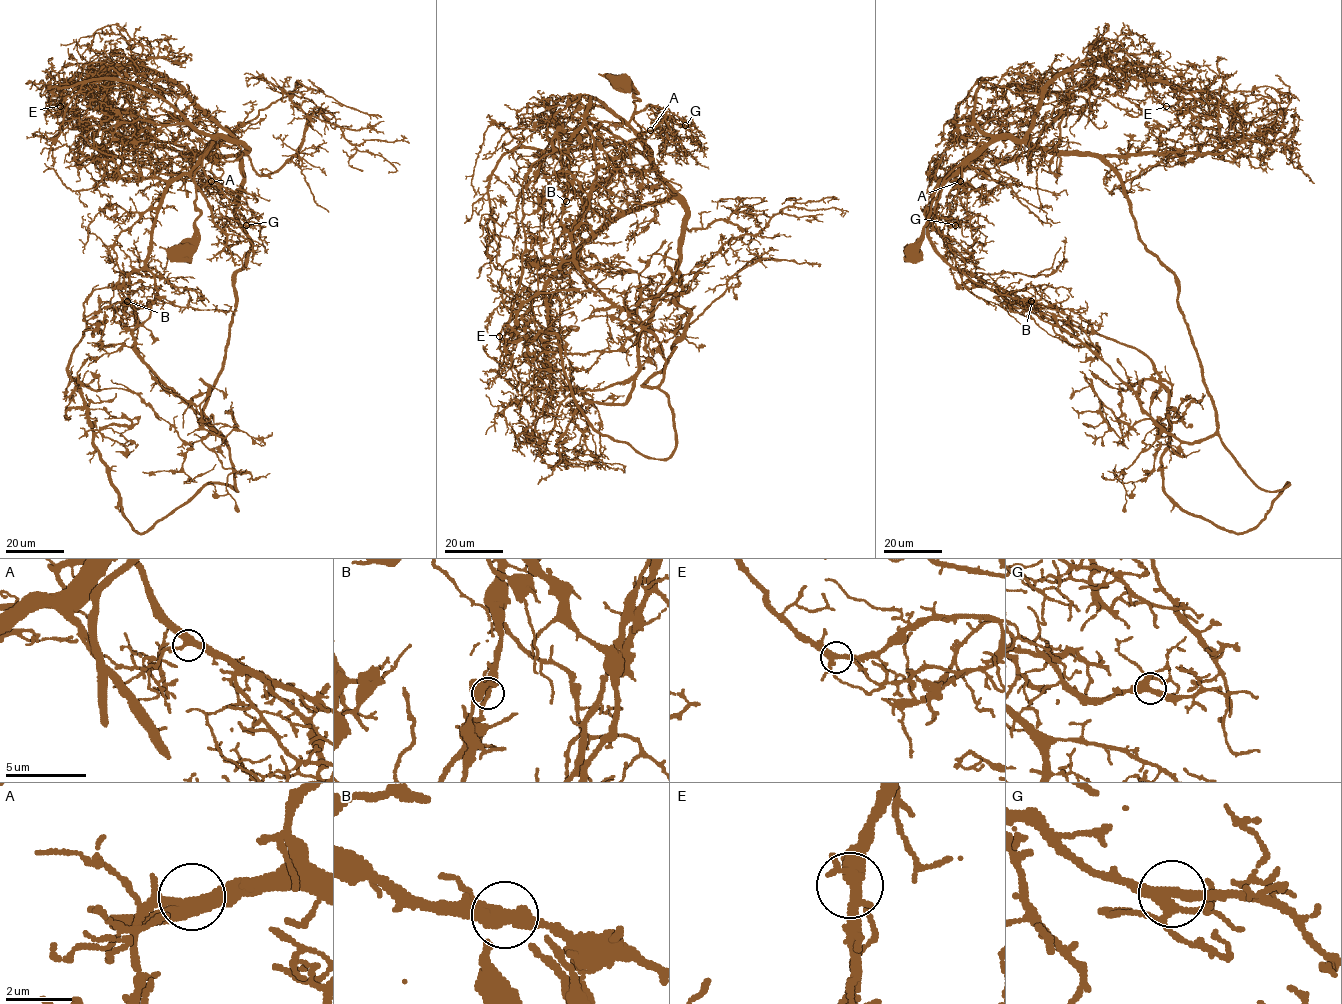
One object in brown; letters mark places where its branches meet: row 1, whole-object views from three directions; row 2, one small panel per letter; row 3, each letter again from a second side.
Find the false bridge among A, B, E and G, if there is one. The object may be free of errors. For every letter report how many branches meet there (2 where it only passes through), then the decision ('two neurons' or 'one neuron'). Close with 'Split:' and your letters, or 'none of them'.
A: 4 | one neuron
B: 4 | one neuron
E: 4 | one neuron
G: 4 | one neuron
Split: none of them

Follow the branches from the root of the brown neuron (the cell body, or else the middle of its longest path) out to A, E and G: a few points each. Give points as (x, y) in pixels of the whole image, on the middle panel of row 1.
A: (621, 83), (623, 79), (629, 81), (629, 87), (639, 100), (634, 102), (633, 120), (641, 132), (650, 130)
E: (621, 83), (629, 81), (639, 100), (633, 120), (642, 146), (671, 193), (624, 210), (600, 229), (499, 336)
G: (621, 83), (623, 79), (629, 81), (629, 87), (639, 100), (634, 102), (636, 111), (651, 105), (685, 125)

